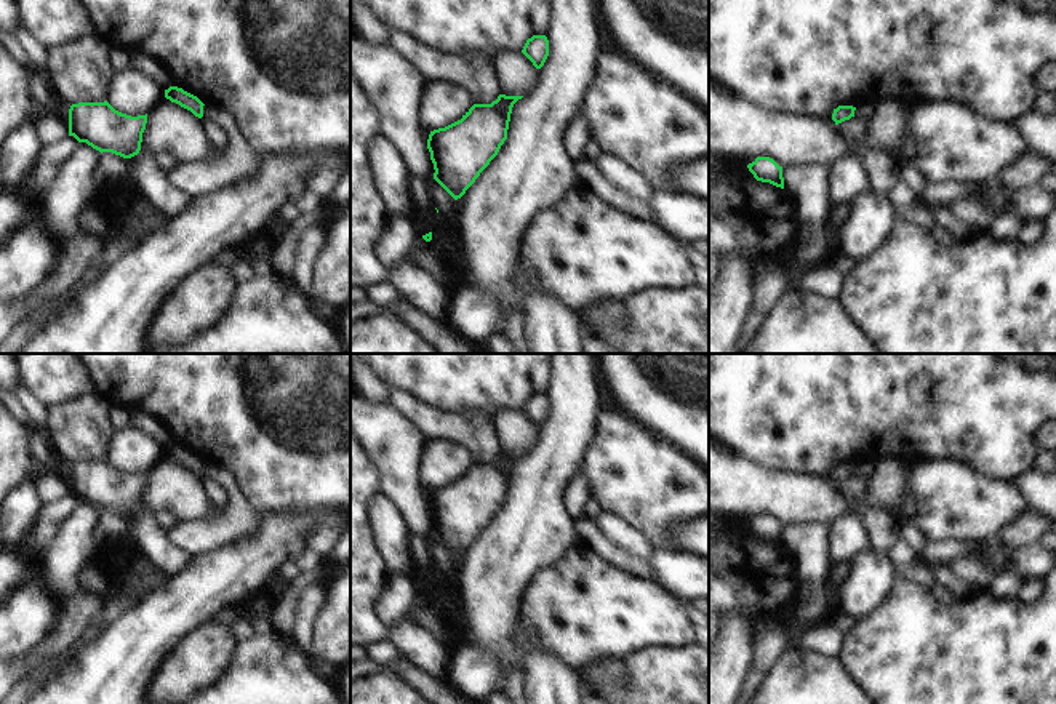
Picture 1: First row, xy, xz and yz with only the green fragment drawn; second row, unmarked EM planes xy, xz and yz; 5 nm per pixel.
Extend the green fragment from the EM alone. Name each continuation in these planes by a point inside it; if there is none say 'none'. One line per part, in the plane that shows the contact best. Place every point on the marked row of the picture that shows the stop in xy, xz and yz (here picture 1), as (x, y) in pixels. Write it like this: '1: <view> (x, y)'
none

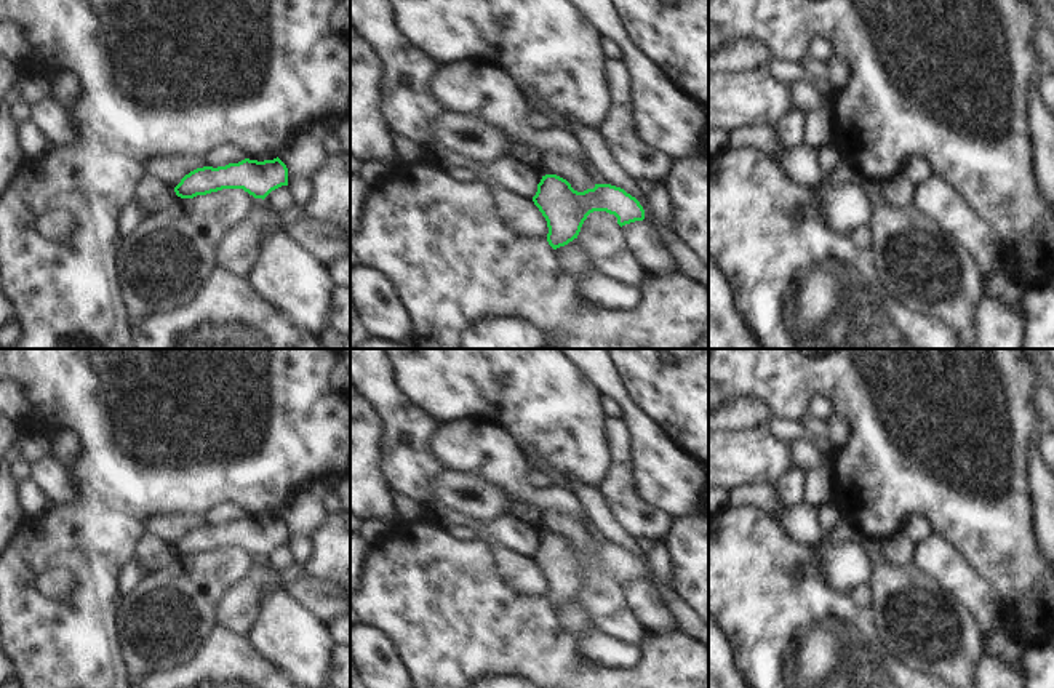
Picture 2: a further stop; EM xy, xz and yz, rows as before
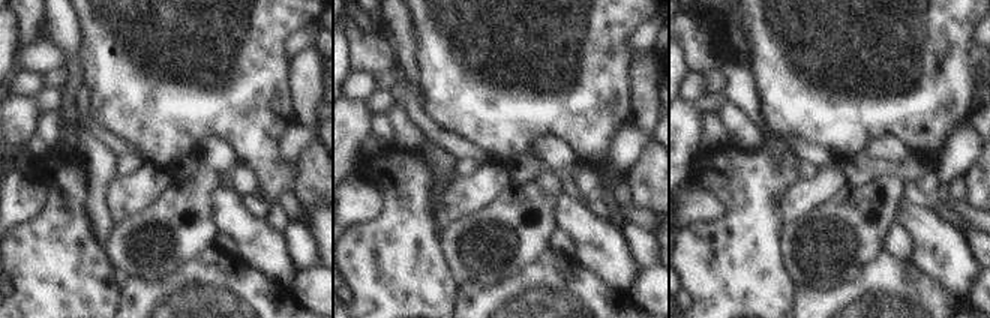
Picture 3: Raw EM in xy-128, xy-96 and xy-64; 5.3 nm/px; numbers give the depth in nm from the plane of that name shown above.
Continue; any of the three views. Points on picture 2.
none

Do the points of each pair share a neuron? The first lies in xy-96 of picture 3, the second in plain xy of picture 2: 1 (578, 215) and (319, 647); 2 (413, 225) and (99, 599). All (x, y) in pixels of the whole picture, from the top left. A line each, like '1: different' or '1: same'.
1: same
2: same

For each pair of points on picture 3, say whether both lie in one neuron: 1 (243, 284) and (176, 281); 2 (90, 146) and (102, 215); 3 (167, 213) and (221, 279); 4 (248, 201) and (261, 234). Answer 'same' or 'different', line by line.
1: same
2: same
3: different
4: different

